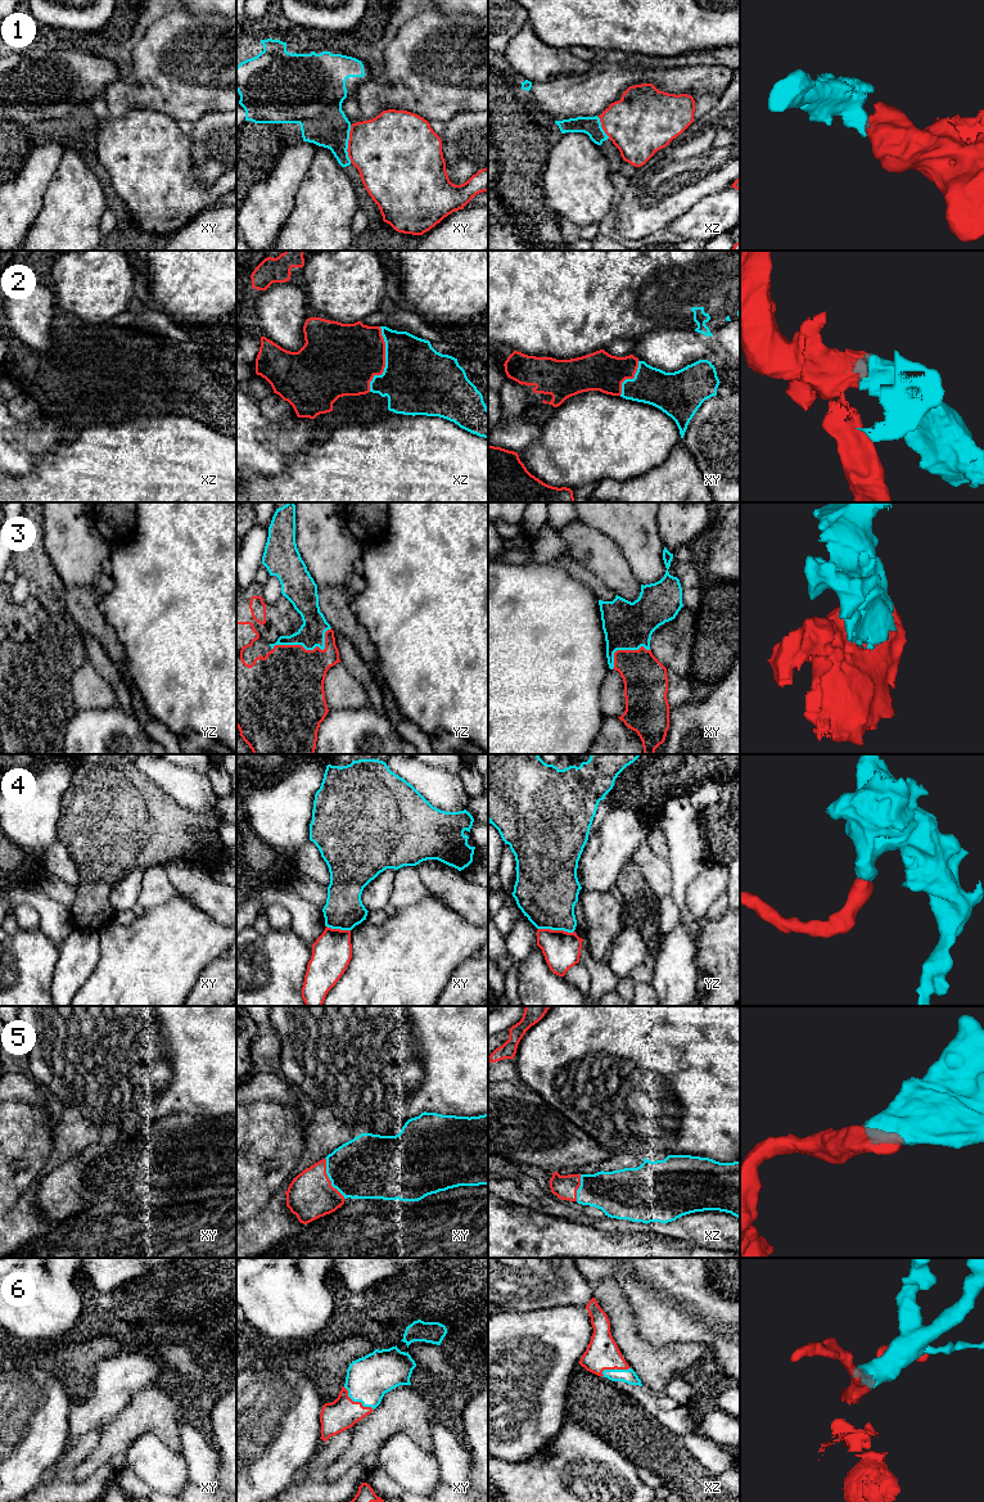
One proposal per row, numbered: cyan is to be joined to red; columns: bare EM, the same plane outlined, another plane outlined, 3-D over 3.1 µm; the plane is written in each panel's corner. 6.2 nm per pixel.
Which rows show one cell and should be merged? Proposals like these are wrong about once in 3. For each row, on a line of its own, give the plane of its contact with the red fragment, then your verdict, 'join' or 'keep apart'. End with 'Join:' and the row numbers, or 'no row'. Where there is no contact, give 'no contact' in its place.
1: xy | keep apart
2: xz | join
3: yz | join
4: yz | keep apart
5: xy | join
6: xy | join
Join: 2, 3, 5, 6

